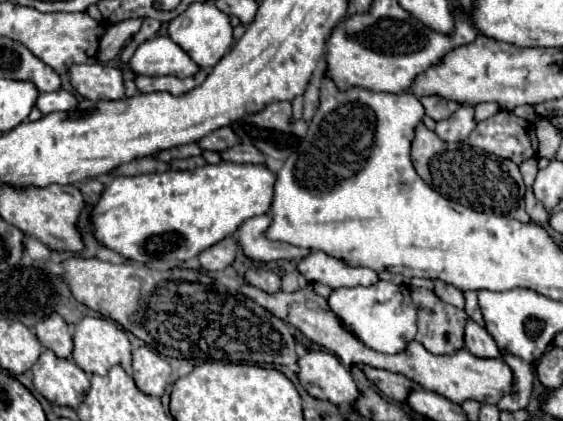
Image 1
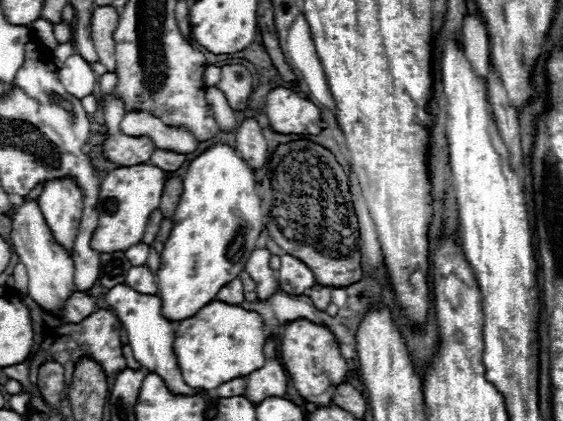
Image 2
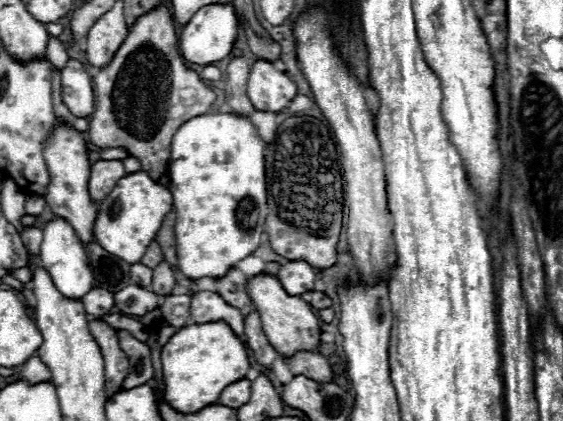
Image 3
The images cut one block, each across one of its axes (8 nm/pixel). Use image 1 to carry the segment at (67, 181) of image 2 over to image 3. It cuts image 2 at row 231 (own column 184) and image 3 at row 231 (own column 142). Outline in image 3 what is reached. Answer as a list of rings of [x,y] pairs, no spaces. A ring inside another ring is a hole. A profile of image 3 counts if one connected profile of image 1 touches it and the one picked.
[[[54,218],[44,226],[44,238],[40,244],[40,262],[50,272],[54,286],[68,298],[82,298],[92,290],[92,270],[86,258],[86,250],[78,240],[74,228],[64,218]]]

